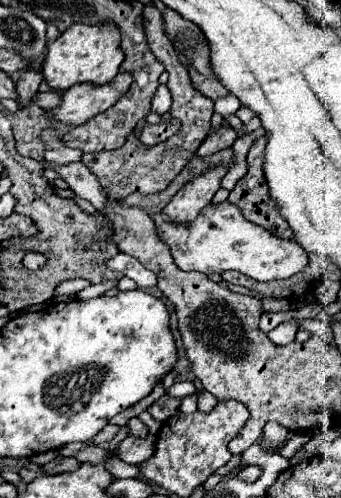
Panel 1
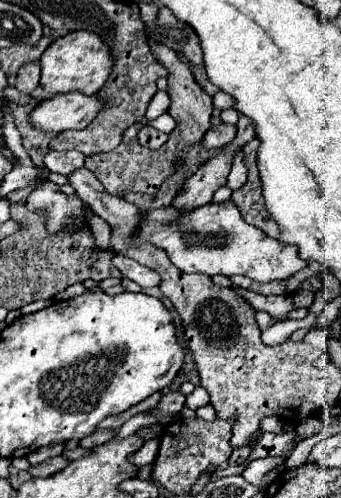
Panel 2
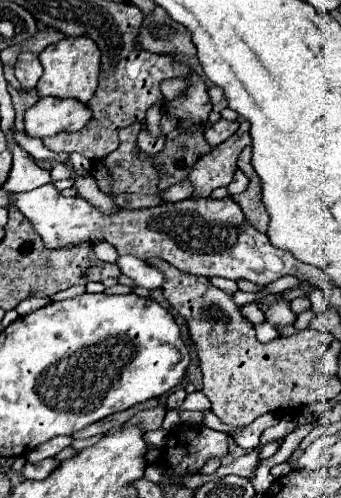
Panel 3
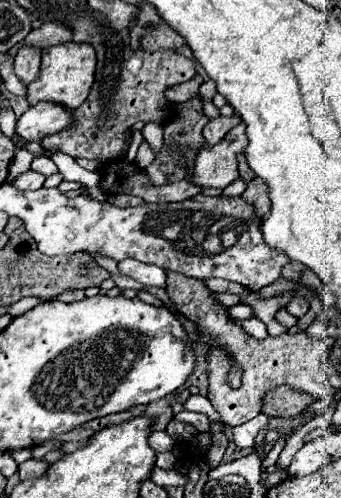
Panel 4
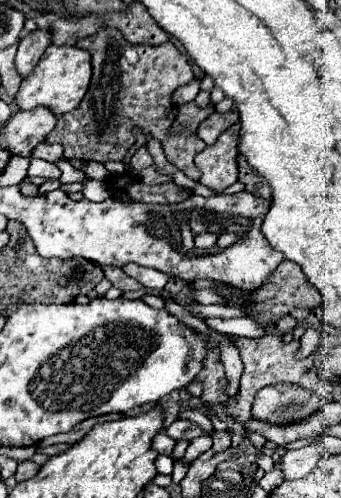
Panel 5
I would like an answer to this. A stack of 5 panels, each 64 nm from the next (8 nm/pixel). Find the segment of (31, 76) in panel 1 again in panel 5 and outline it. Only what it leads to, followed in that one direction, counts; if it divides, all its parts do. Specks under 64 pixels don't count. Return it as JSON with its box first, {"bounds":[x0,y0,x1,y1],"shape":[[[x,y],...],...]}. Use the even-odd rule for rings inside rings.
{"bounds":[16,28,52,76],"shape":[[[36,28],[34,32],[26,34],[20,40],[18,54],[16,54],[16,70],[18,70],[18,74],[28,76],[50,44],[52,42],[50,42],[50,30],[48,28]]]}

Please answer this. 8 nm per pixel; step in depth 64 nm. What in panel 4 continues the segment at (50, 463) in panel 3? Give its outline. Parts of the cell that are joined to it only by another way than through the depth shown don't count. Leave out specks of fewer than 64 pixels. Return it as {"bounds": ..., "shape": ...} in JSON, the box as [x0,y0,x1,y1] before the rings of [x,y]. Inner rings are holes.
{"bounds":[18,458,48,480],"shape":[[[32,458],[32,460],[26,460],[26,462],[22,462],[22,464],[18,466],[18,476],[20,476],[20,480],[38,478],[38,476],[42,476],[42,474],[46,472],[46,468],[48,468],[46,462]]]}

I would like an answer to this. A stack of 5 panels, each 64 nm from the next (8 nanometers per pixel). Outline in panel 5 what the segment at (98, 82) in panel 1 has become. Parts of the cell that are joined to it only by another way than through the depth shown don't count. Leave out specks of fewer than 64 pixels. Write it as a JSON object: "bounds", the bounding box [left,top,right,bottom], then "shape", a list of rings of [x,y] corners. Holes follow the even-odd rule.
{"bounds":[14,46,92,116],"shape":[[[48,46],[42,54],[40,62],[32,70],[30,76],[22,78],[20,88],[14,96],[14,102],[20,110],[34,110],[36,106],[44,106],[54,112],[54,116],[62,116],[78,108],[80,100],[84,98],[90,76],[92,76],[92,56],[78,46]]]}

